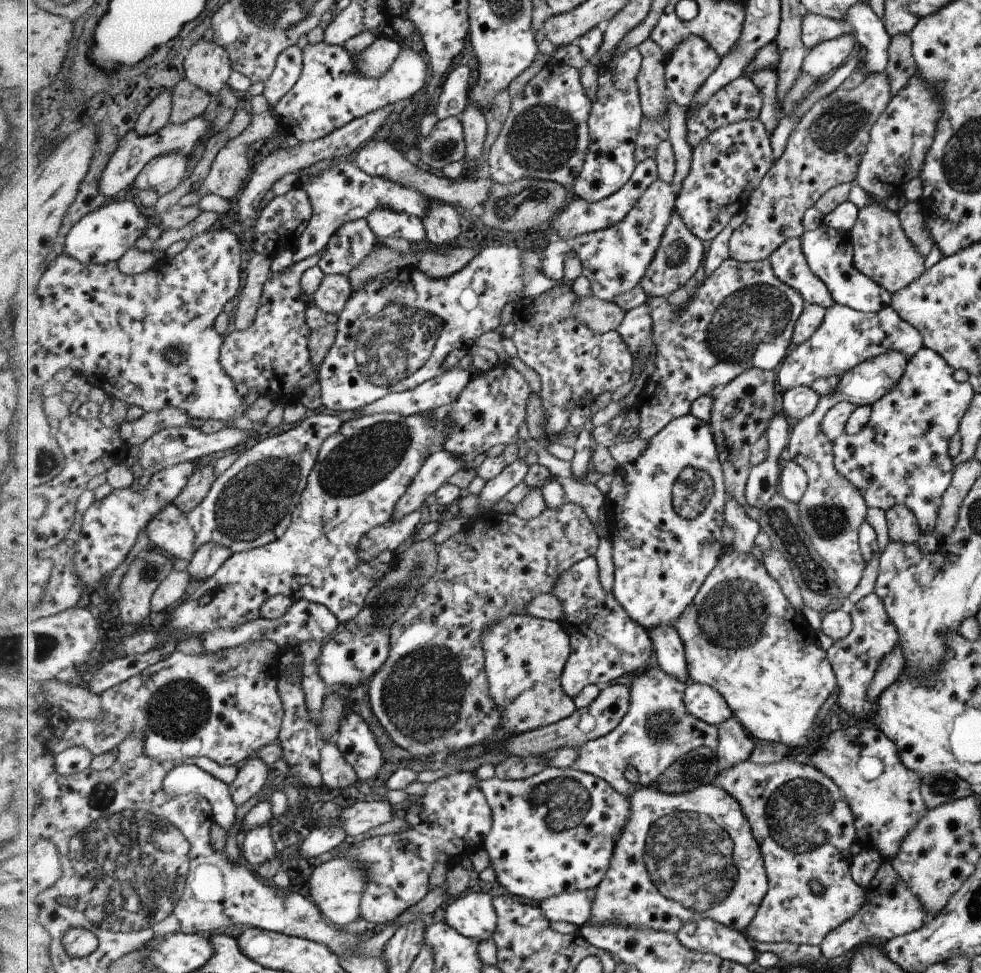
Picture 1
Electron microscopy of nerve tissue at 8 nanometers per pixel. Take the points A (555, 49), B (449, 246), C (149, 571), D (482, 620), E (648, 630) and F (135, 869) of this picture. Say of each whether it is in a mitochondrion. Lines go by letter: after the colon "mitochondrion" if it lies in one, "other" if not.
A: other
B: other
C: mitochondrion
D: other
E: other
F: mitochondrion

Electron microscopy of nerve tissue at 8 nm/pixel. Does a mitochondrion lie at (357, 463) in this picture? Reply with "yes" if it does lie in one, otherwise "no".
yes

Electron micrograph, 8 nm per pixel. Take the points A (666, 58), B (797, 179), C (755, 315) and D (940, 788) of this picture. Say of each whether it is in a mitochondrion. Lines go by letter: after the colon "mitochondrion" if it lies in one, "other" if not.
A: other
B: other
C: mitochondrion
D: mitochondrion

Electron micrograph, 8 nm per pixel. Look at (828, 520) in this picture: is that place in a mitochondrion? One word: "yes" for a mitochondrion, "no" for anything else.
yes

